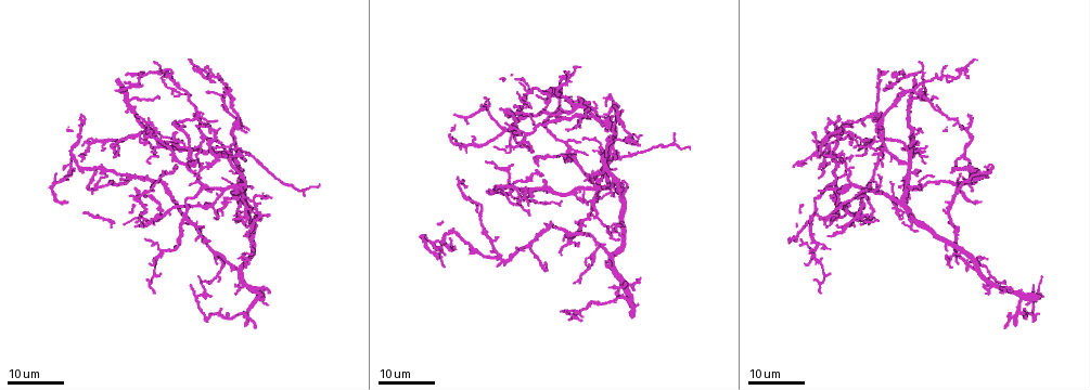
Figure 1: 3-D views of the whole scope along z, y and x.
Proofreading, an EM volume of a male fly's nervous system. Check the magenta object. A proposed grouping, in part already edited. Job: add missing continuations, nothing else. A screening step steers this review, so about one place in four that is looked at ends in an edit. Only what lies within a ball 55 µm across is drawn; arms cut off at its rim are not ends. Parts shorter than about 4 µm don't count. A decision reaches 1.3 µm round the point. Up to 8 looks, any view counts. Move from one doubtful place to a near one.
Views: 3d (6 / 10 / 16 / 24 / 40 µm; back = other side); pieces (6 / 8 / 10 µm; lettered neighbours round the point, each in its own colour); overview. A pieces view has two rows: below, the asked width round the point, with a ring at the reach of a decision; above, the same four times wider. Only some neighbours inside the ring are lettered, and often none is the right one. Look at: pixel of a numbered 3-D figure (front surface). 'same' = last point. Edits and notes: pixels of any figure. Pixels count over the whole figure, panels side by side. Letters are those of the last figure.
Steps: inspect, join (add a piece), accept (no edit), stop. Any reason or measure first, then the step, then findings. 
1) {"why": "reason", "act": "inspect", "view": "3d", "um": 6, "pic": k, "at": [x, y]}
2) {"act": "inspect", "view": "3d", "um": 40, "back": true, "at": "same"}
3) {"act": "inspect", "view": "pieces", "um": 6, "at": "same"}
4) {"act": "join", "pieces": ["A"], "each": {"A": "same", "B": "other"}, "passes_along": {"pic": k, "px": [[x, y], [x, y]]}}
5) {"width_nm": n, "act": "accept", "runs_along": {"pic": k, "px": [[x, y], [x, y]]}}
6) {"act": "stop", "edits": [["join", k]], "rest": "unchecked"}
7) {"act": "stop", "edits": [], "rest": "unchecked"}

{"why": "an open end", "act": "inspect", "view": "3d", "um": 16, "pic": 1, "at": [204, 283]}

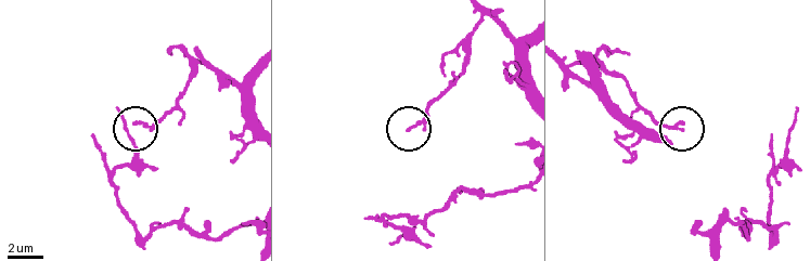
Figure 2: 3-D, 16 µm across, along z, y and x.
{"act": "inspect", "view": "3d", "um": 10, "pic": 2, "at": [136, 122]}

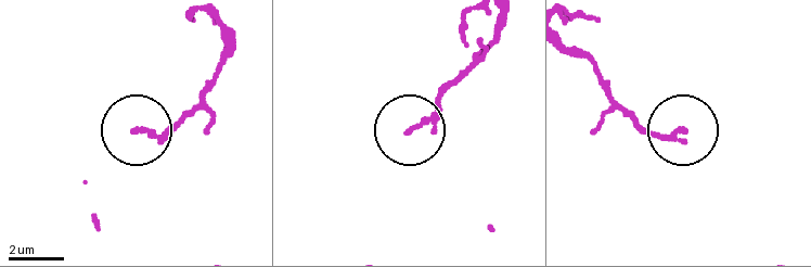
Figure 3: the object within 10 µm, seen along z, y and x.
{"act": "inspect", "view": "pieces", "um": 8, "pic": 3, "at": [686, 131]}

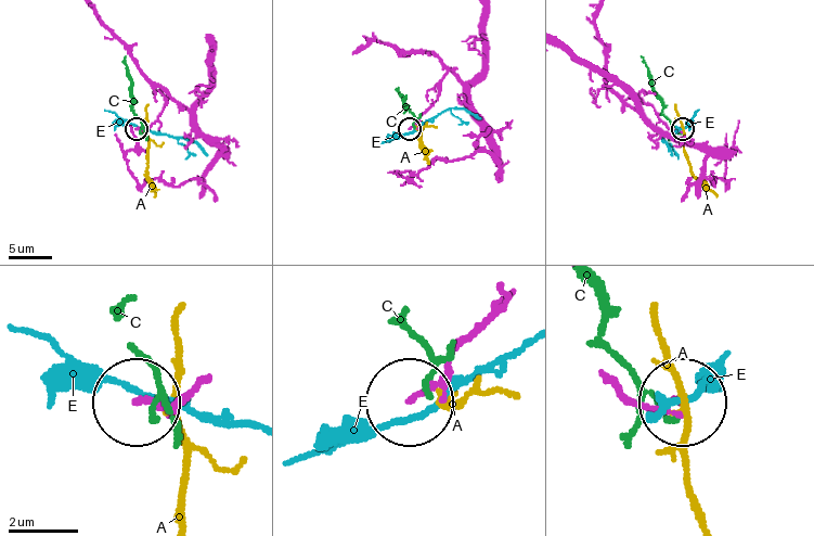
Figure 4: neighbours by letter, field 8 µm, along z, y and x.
{"act": "accept", "each": {"A": "other", "C": "other", "E": "other"}, "found": "no lettered piece goes on from it"}

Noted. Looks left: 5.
{"why": "branch stops here", "act": "inspect", "view": "3d", "um": 16, "pic": 1, "at": [903, 219]}

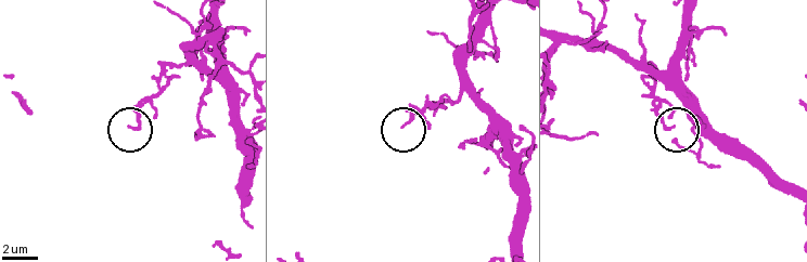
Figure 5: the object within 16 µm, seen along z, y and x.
{"why": "what lies round it", "act": "inspect", "view": "pieces", "um": 6, "pic": 5, "at": [403, 123]}

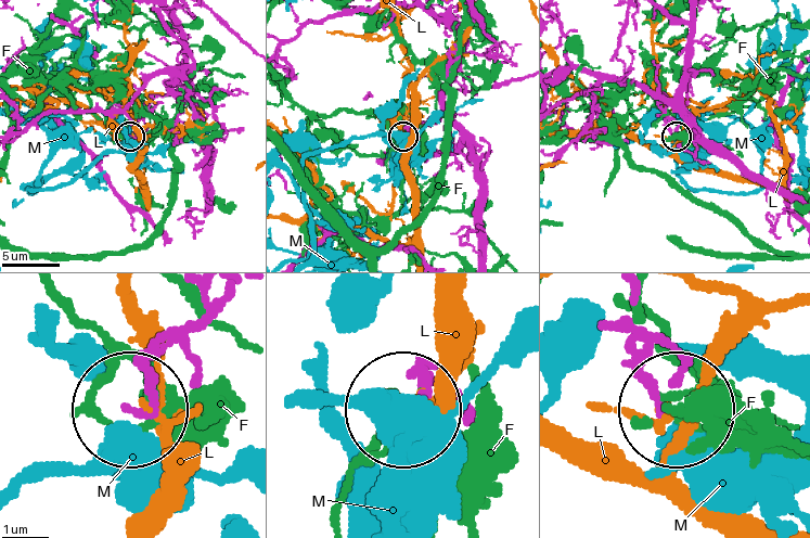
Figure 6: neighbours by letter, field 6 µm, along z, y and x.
{"act": "accept", "each": {"F": "other", "L": "other", "M": "other"}, "runs_along": {"pic": 6, "px": [[218, 296], [161, 354], [129, 412]]}, "found": "none of them fits"}

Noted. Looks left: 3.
{"why": "thin end", "act": "inspect", "view": "3d", "um": 16, "pic": 1, "at": [617, 230]}

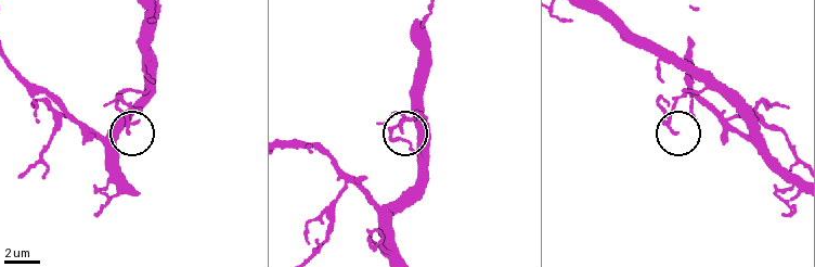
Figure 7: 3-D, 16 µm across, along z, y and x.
{"act": "inspect", "view": "pieces", "um": 10, "pic": 7, "at": [400, 129]}

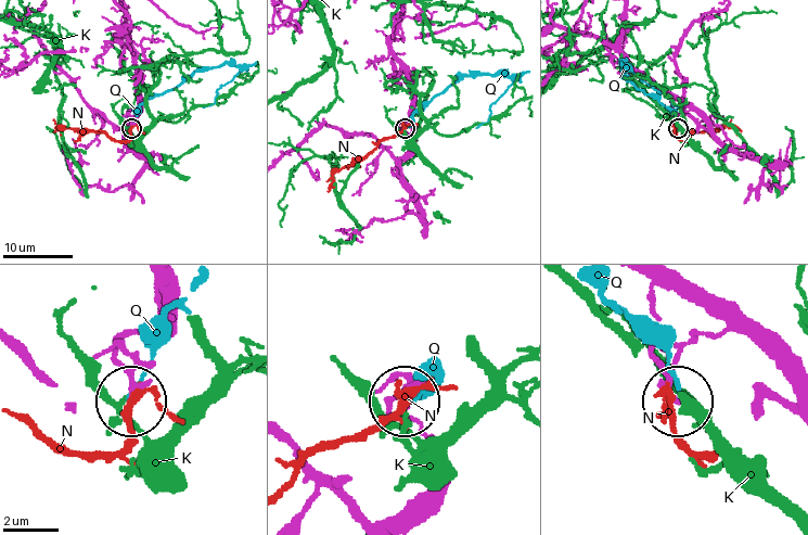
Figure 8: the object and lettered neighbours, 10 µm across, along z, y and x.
{"act": "accept", "each": {"K": "other", "N": "other", "Q": "other"}, "found": "none of them fits"}

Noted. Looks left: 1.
{"act": "stop", "edits": [], "rest": "unchecked"}

